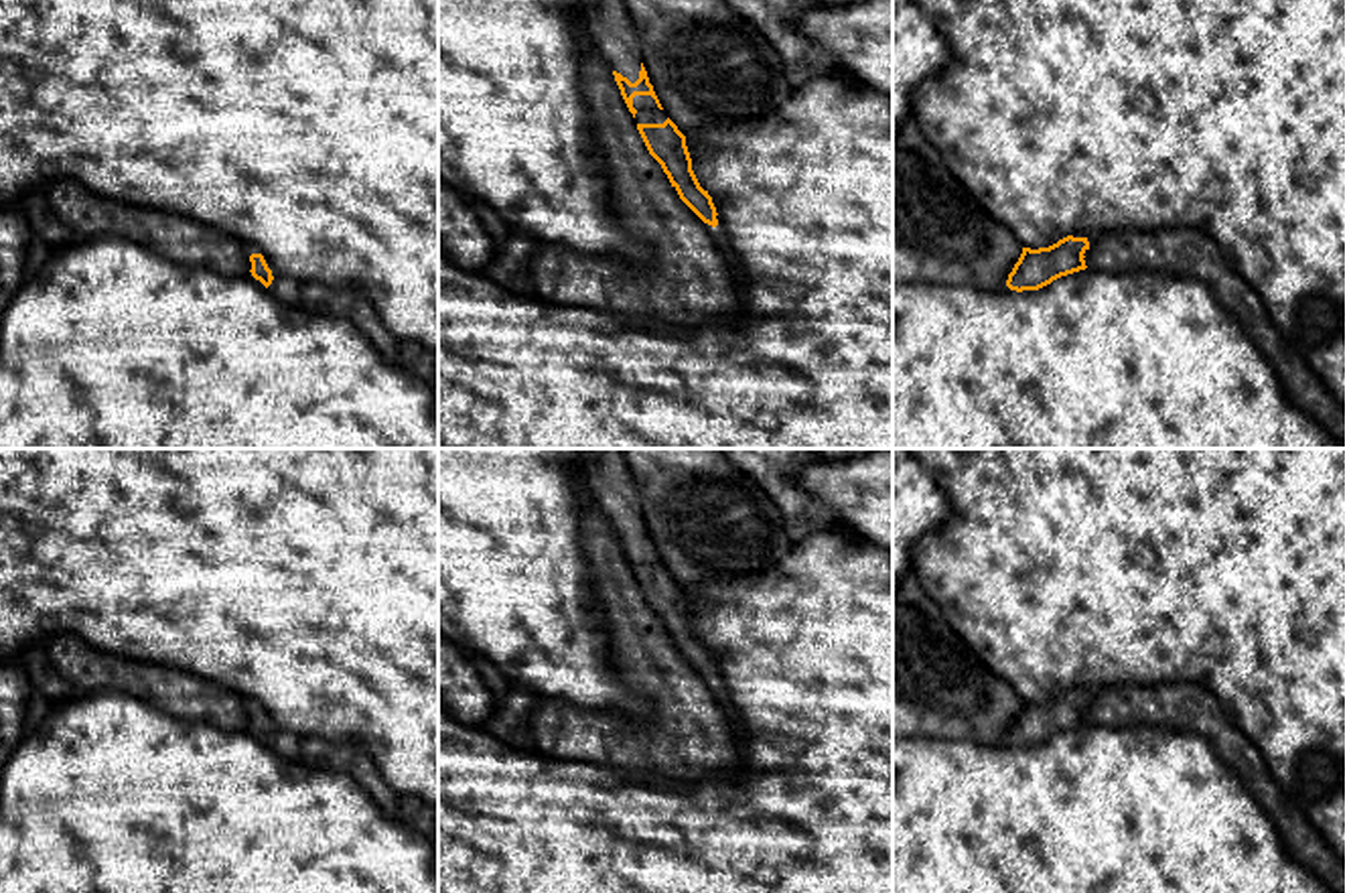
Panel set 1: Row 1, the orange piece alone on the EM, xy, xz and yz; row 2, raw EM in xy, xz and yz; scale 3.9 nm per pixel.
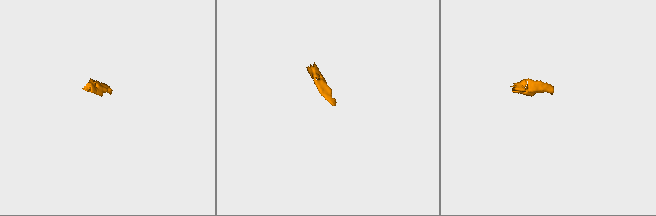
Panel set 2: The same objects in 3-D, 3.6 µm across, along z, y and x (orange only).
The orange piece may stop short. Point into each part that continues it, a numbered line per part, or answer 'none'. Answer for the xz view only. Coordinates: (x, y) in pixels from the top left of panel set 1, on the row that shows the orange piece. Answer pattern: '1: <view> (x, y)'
1: xz (648, 112)
2: xz (719, 234)

